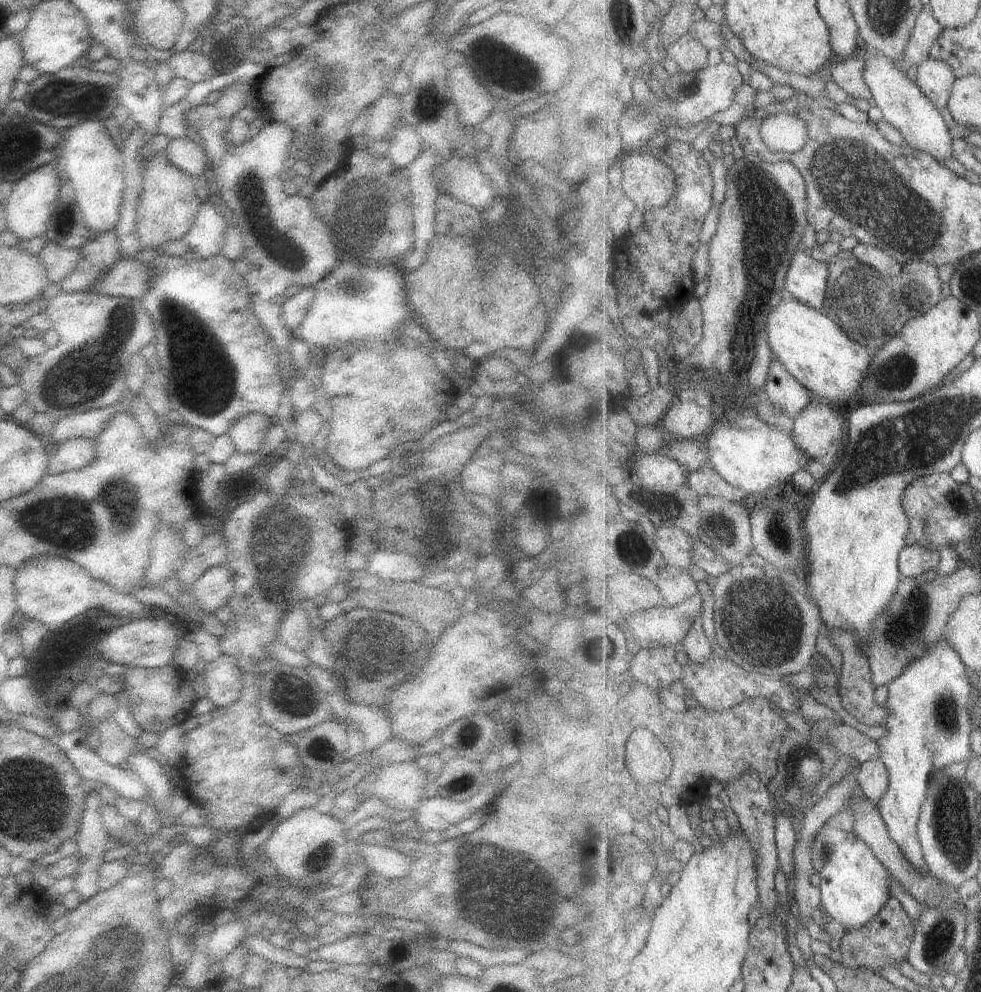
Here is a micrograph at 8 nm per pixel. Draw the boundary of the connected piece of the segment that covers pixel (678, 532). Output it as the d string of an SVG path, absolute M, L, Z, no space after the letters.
M659 526L654 542L661 552L666 566L689 570L692 568L692 541L683 529L675 526Z

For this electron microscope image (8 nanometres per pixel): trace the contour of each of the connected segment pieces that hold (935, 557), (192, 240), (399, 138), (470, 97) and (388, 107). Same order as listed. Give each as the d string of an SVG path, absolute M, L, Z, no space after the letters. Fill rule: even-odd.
M906 545L900 554L900 570L903 577L921 576L927 570L935 570L941 556L939 550L927 546Z
M209 198L201 201L197 218L183 238L190 255L197 259L217 256L223 250L227 227L225 219L217 212Z
M401 124L388 141L386 156L397 167L408 169L420 154L421 140L411 126Z
M462 64L449 69L446 78L461 125L484 124L493 111L494 98L477 82L469 66Z
M383 94L375 100L373 108L369 110L369 117L362 136L369 140L369 144L383 139L393 122L399 118L399 96Z

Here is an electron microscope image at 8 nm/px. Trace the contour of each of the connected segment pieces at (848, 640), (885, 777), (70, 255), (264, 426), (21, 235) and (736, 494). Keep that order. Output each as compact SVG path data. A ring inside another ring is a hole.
M824 626L824 633L828 636L830 643L842 653L842 671L839 680L839 695L844 709L856 718L861 724L867 726L883 725L889 718L887 705L875 702L875 684L873 684L872 668L868 653L863 652L861 644L857 642L855 634L845 628Z
M881 757L871 758L861 763L857 782L867 799L871 799L874 803L880 800L887 792L890 783L888 768Z
M45 240L38 257L48 284L57 284L77 268L81 260L81 249L61 248L55 242Z
M259 412L235 418L229 426L229 432L226 432L233 442L234 450L241 454L259 452L263 448L267 431L273 425L271 422L275 420Z
M53 162L38 166L30 173L27 172L23 178L15 182L9 198L5 201L5 229L21 240L43 236L55 212L57 196L59 196L59 178Z
M710 466L689 472L686 484L700 498L707 496L736 502L752 502L752 499L749 499L748 491L732 486Z

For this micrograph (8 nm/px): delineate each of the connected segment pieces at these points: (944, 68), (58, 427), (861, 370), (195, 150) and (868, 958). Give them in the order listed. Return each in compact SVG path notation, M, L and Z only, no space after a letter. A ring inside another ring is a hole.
M928 58L917 67L915 82L924 90L940 111L946 112L951 88L958 76L947 62Z
M118 404L99 408L99 410L89 410L81 414L70 414L60 418L53 426L49 439L53 446L61 444L69 438L85 437L95 440L99 432L105 428L105 424L113 418L115 410L119 410Z
M798 299L783 300L775 308L771 308L771 314L765 320L768 346L771 348L774 360L779 362L804 388L807 388L814 399L827 398L835 404L843 404L849 398L857 394L861 384L865 382L865 376L869 374L869 366L873 364L873 354L877 350L867 348L853 338L845 334L845 330L829 316L819 309L812 308Z
M187 136L171 139L163 151L175 168L183 170L189 176L195 178L205 176L209 169L208 158L202 144Z
M891 897L879 914L859 930L845 931L840 938L841 964L847 967L866 967L876 971L885 966L898 968L902 961L909 958L909 951L916 937L916 924L905 912L903 904Z

